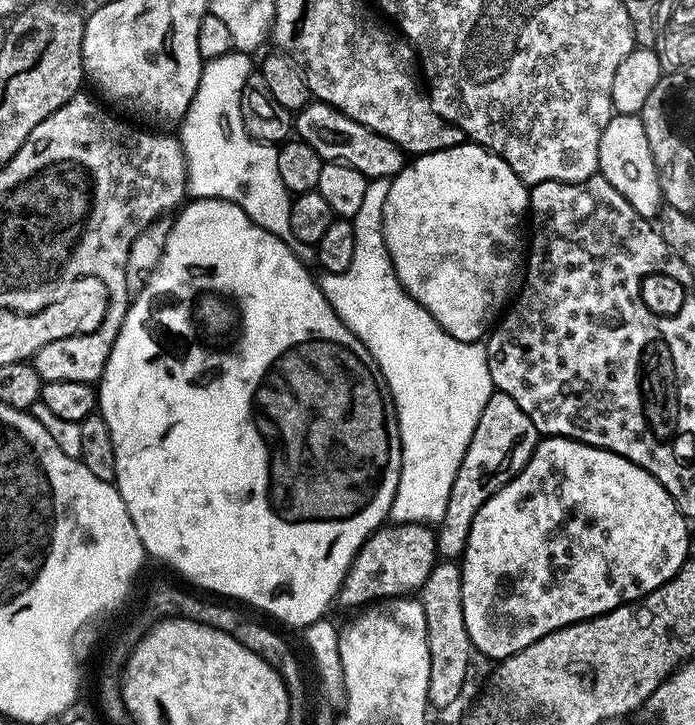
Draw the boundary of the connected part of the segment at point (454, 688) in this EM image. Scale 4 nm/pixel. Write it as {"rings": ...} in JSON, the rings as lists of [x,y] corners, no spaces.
{"rings":[[[437,562],[420,589],[418,599],[426,614],[426,634],[430,650],[428,703],[433,709],[448,708],[459,698],[460,691],[468,680],[468,663],[474,657],[474,649],[466,630],[466,618],[462,614],[459,567],[452,562]]]}

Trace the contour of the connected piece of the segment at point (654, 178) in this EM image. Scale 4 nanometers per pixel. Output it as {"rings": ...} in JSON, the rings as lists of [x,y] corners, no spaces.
{"rings":[[[612,115],[610,122],[606,122],[606,130],[602,130],[602,142],[598,142],[598,162],[600,163],[599,175],[604,176],[606,182],[610,182],[610,186],[614,186],[614,190],[618,190],[618,194],[622,194],[622,198],[626,198],[626,202],[630,202],[630,206],[638,210],[638,214],[649,218],[659,217],[662,197],[658,186],[658,174],[654,170],[650,142],[646,142],[646,130],[642,130],[639,116]]]}

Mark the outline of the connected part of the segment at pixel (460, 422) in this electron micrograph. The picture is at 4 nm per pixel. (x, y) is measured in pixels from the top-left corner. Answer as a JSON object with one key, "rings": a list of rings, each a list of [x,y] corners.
{"rings":[[[369,179],[366,186],[366,199],[364,199],[362,207],[358,209],[358,214],[352,220],[352,225],[354,226],[354,262],[350,262],[350,266],[344,272],[327,273],[323,277],[325,280],[321,279],[319,285],[321,290],[324,291],[324,297],[338,314],[338,318],[342,318],[344,325],[364,343],[366,350],[370,350],[370,354],[374,358],[382,378],[388,383],[388,389],[392,395],[392,405],[396,408],[396,421],[400,431],[400,473],[398,474],[398,490],[394,494],[394,502],[390,513],[391,523],[412,524],[412,518],[416,518],[416,524],[436,526],[444,519],[446,506],[450,502],[450,490],[454,486],[454,478],[458,474],[458,466],[462,466],[462,458],[470,446],[470,438],[474,434],[474,426],[478,426],[478,418],[482,418],[482,410],[486,410],[486,402],[491,398],[494,389],[490,378],[487,347],[480,342],[474,344],[462,342],[458,338],[446,334],[446,330],[442,330],[442,326],[438,326],[436,319],[402,287],[400,280],[396,277],[396,271],[392,265],[392,259],[388,253],[386,238],[384,237],[383,210],[386,206],[386,194],[390,194],[388,183],[388,180]]]}

